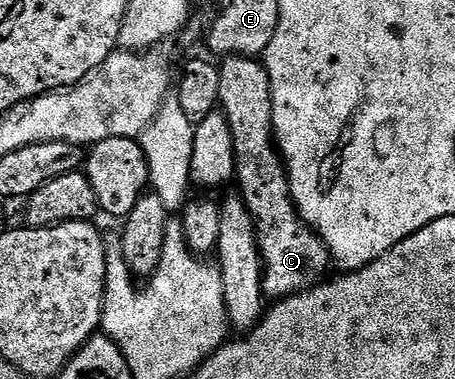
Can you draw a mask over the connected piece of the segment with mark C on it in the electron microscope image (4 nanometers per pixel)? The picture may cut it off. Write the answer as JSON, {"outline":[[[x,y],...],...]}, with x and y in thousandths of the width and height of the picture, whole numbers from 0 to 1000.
{"outline":[[[563,150],[495,153],[497,164],[479,172],[484,198],[484,296],[501,314],[501,335],[510,335],[510,377],[519,398],[519,491],[532,533],[558,580],[567,612],[567,657],[576,668],[576,768],[587,786],[618,789],[644,773],[662,773],[692,739],[697,720],[714,715],[730,699],[725,665],[699,617],[664,580],[646,528],[637,522],[637,475],[629,467],[629,438],[602,369],[602,317],[598,314],[598,230],[582,169]]]}

